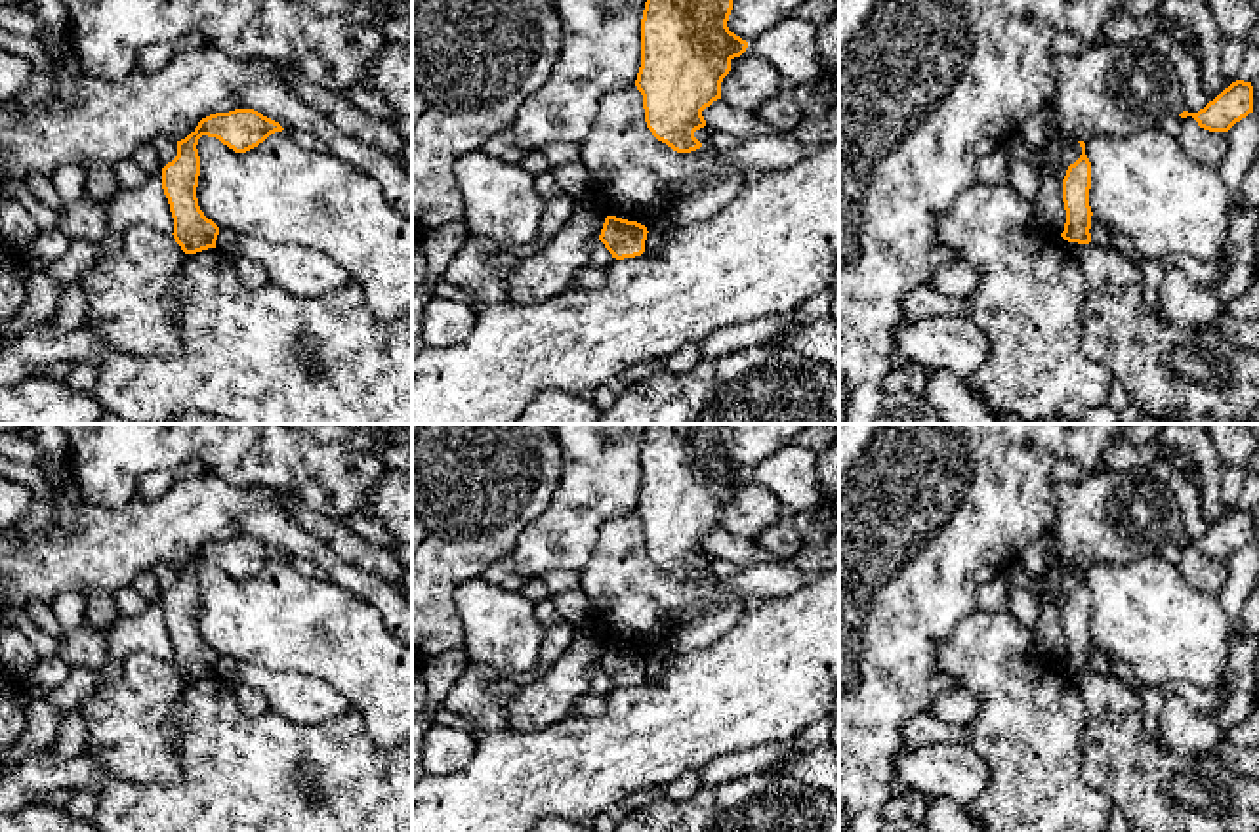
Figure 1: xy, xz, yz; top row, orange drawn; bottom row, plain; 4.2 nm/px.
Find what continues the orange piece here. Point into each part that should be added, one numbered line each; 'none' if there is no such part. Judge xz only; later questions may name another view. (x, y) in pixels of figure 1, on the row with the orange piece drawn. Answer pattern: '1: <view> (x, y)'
none

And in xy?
none

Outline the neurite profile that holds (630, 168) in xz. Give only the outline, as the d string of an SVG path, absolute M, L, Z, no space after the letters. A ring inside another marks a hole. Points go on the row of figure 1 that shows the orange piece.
M635 84L607 94L597 120L578 143L578 160L591 176L591 193L609 216L645 225L654 202L671 187L702 179L717 155L715 132L694 132L702 143L691 153L677 153L658 141L645 122L643 95Z

